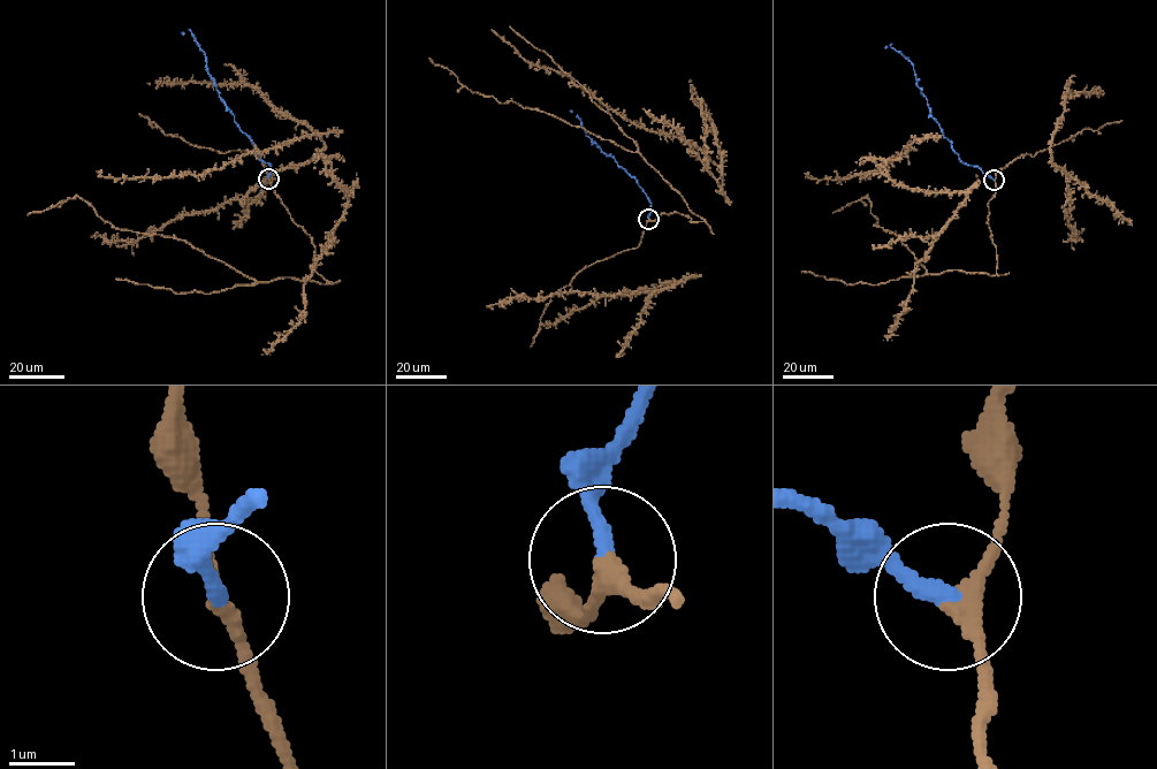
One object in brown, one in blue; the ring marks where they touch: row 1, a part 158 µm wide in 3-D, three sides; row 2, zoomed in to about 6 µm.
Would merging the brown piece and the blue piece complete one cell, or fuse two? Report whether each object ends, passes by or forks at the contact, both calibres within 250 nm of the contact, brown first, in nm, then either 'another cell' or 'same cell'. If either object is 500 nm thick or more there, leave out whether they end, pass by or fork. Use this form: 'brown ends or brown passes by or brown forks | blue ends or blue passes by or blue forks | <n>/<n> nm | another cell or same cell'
brown passes by | blue ends | 240/280 nm | same cell

